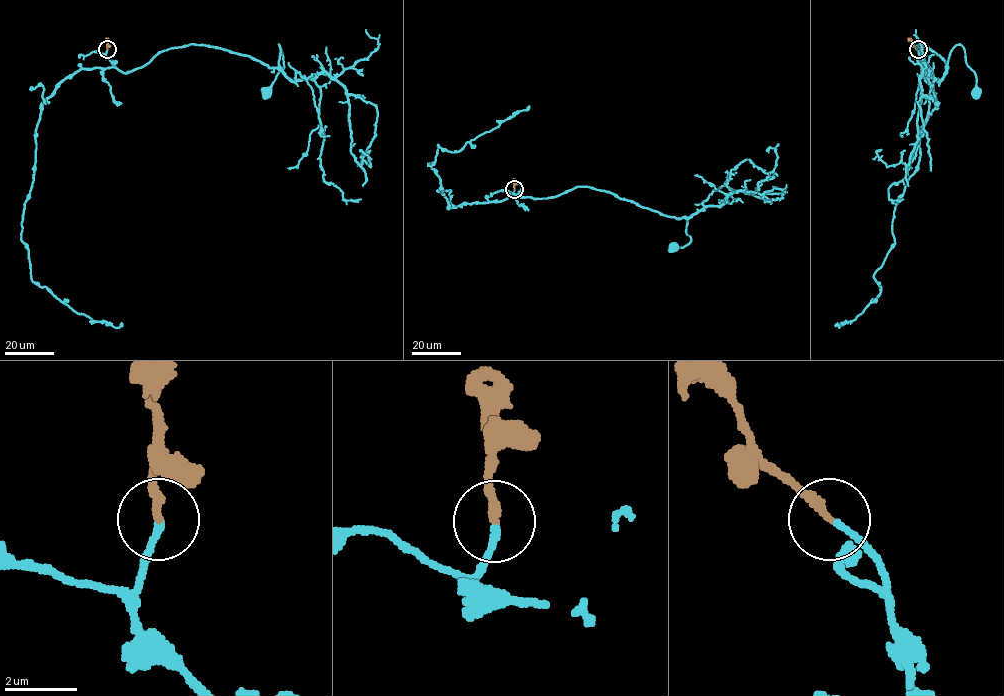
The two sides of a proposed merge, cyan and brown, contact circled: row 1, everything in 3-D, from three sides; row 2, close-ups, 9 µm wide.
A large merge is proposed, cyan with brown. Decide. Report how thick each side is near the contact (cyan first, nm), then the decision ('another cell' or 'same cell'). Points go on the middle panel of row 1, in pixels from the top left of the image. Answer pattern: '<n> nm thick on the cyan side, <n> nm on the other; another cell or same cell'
180 nm thick on the cyan side, 240 nm on the other; same cell

